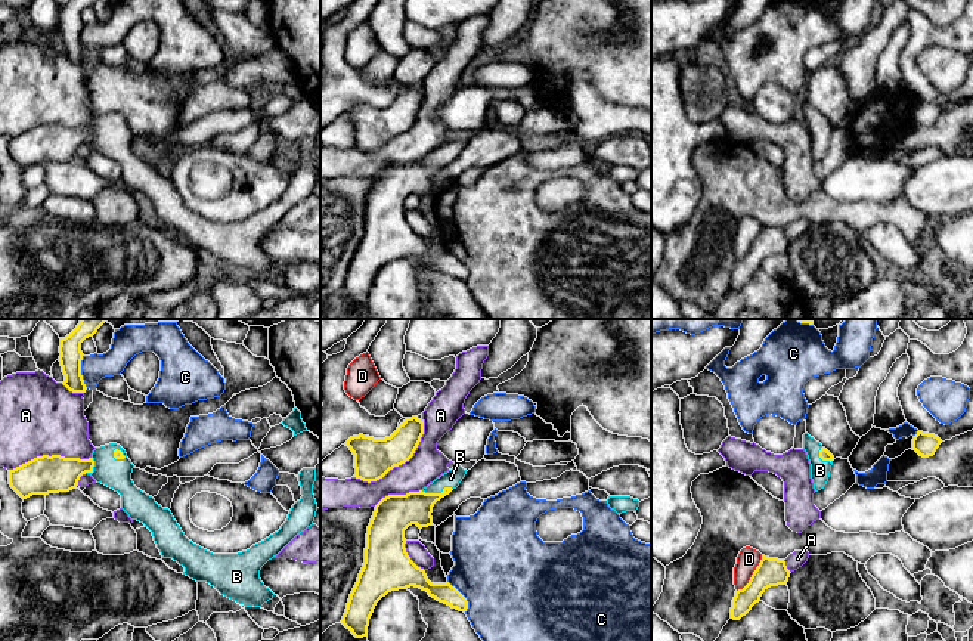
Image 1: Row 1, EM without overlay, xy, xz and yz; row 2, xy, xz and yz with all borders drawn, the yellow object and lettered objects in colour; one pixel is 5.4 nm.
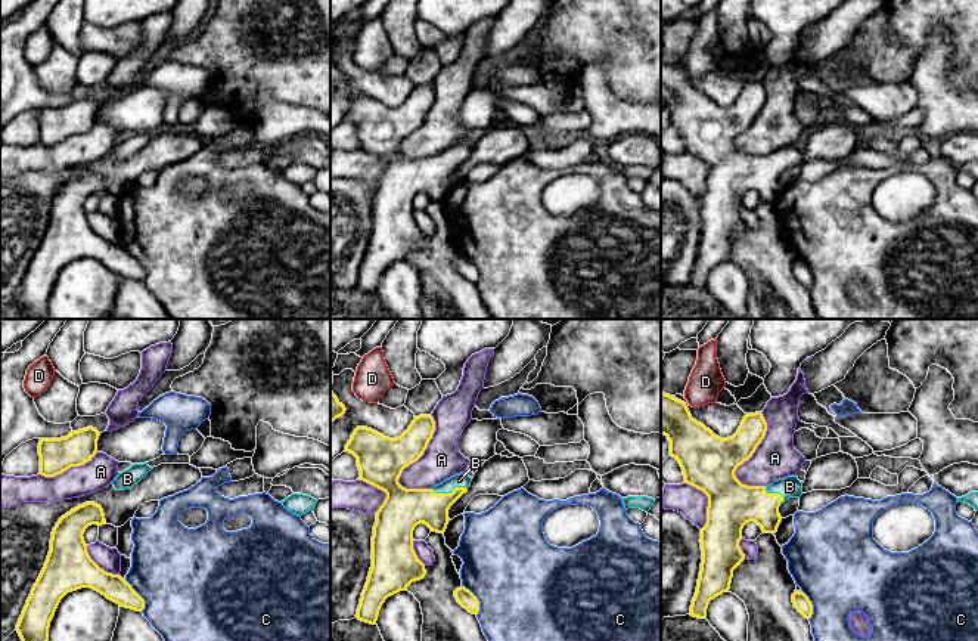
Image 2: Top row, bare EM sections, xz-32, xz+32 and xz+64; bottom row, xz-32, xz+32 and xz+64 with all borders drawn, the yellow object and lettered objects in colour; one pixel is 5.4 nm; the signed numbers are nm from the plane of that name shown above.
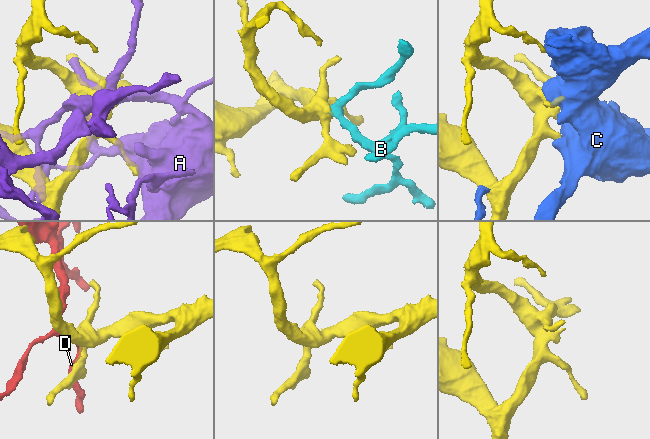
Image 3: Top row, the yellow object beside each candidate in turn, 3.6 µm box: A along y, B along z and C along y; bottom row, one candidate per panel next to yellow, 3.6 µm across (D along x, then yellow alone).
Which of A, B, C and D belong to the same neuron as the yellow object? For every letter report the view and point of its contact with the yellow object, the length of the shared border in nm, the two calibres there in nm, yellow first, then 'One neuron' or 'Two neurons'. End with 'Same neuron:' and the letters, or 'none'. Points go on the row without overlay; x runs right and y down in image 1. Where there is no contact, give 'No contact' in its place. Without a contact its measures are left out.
A: Touches yellow at xz (400, 133). Shared border 500 nm. Thickness 220 nm (yellow) against 180 nm. Two neurons
B: Touches yellow at xz (436, 163). Shared border 180 nm. Thickness 200 nm (yellow) against 90 nm. One neuron
C: Touches yellow at xy (80, 40). Shared border 190 nm. Thickness 120 nm (yellow) against 140 nm. Two neurons
D: Touches yellow at yz (752, 244). Shared border 240 nm. Thickness 160 nm (yellow) against 120 nm. Two neurons
Same neuron: B

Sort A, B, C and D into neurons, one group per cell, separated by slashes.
A / B / C / D

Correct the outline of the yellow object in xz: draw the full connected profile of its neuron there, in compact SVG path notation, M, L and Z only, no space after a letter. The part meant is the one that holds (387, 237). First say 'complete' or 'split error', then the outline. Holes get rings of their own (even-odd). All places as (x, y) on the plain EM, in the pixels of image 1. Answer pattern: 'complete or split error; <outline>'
split error; M459 134L419 161L388 164L375 174L366 202L365 232L341 289L356 307L368 304L377 272L391 260L415 256L452 278L467 281L467 267L449 251L431 253L405 217L405 199L412 193L419 198L434 195L434 173L456 158L465 143Z

